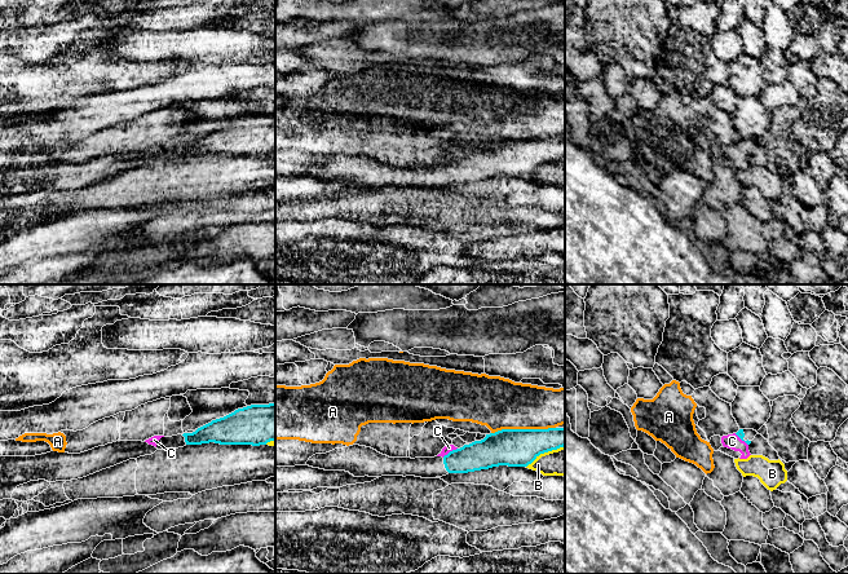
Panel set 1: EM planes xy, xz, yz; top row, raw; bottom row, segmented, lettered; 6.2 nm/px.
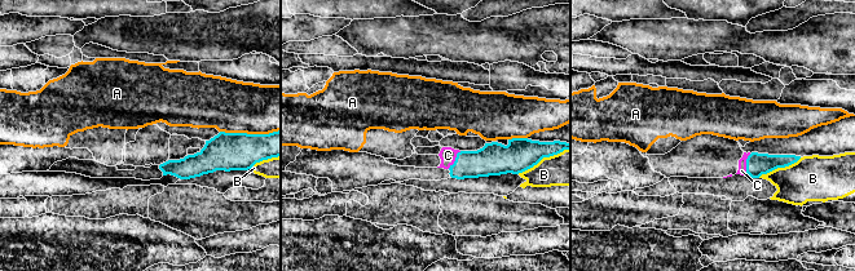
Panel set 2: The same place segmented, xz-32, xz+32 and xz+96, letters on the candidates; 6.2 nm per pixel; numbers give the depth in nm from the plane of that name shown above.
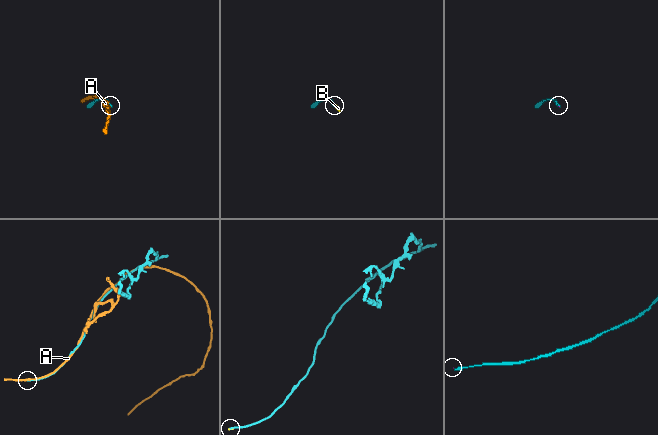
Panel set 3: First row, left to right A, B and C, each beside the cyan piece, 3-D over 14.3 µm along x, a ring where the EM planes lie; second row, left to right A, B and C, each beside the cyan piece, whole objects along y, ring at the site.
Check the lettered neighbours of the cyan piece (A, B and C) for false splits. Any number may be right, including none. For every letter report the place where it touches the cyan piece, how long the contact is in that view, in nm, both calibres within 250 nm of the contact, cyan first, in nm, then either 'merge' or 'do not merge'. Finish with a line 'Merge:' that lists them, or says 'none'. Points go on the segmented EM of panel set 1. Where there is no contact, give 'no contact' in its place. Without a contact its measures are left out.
A: xz (522, 429) | 400 nm | 240/320 nm | do not merge
B: xz (544, 451) | 280 nm | 240/180 nm | do not merge
C: xz (450, 451) | 110 nm | 190/50 nm | merge
Merge: C

